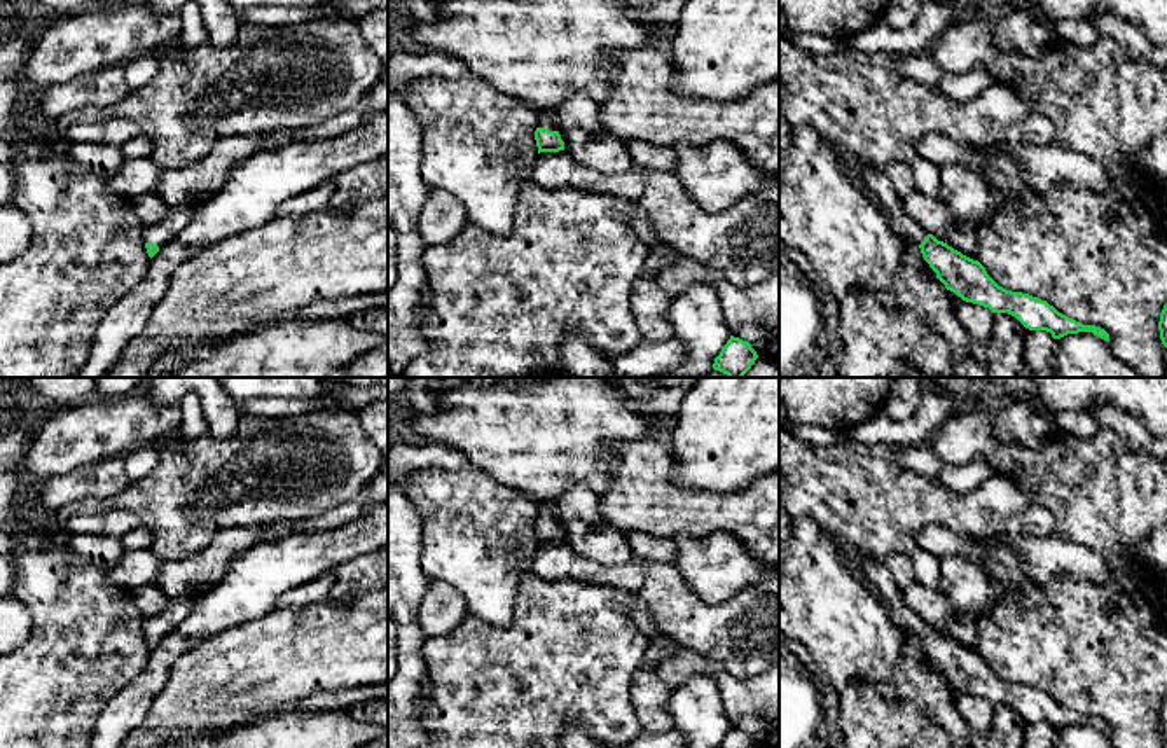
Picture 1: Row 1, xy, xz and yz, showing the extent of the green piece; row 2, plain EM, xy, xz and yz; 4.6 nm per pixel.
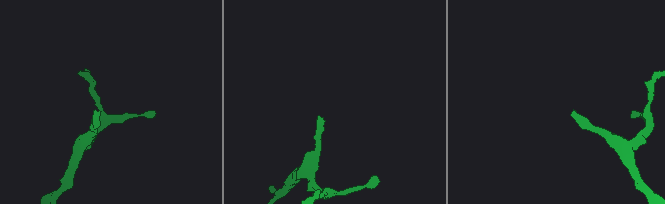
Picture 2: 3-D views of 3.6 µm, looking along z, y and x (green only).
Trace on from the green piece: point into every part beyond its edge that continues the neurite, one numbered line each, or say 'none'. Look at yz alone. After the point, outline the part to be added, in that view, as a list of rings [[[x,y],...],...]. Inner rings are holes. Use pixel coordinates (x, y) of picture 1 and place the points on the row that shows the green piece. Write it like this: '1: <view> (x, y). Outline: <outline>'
1: yz (876, 180). Outline: [[[851,157],[849,168],[863,182],[867,190],[879,201],[879,204],[887,215],[893,231],[907,245],[919,246],[929,232],[905,213],[901,196],[896,192],[887,175],[879,168],[865,166]]]

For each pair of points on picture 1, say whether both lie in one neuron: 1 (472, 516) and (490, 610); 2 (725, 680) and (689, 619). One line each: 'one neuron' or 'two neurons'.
1: one neuron
2: two neurons

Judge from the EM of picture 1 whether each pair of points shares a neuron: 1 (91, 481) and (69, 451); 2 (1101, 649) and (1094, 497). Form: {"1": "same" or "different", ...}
{"1": "different", "2": "same"}

